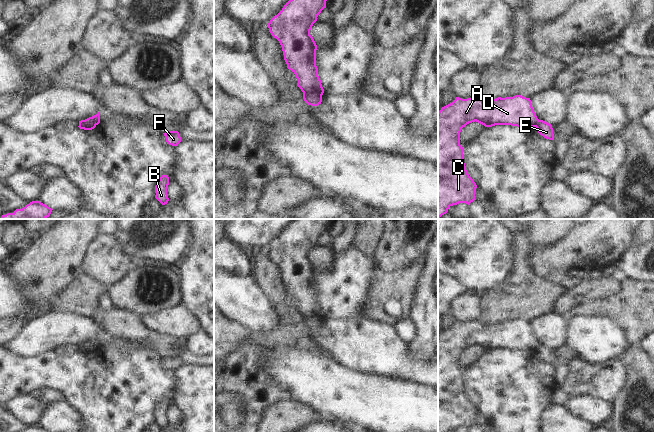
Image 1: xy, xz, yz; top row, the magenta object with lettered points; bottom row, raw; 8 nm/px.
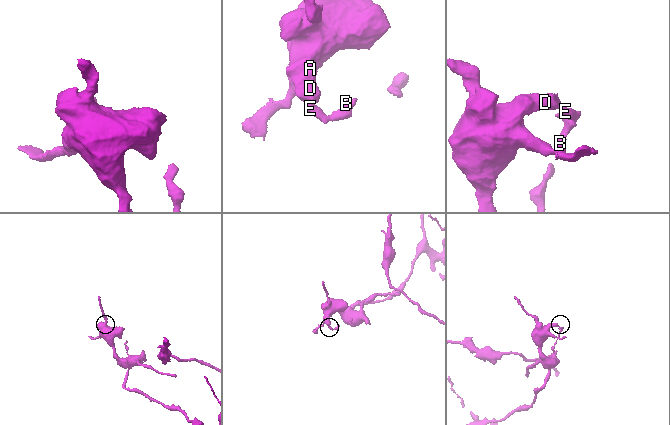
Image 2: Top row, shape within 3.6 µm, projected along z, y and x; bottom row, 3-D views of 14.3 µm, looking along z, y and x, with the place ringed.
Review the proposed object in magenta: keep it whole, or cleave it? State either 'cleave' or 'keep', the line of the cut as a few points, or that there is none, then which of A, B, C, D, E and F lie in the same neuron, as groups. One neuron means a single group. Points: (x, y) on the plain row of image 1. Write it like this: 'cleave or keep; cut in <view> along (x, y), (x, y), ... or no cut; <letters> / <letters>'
cleave; cut in xz along (303, 317), (318, 317), (321, 319); A C D / B E F

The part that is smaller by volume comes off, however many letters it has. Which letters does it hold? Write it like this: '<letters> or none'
B, E, F

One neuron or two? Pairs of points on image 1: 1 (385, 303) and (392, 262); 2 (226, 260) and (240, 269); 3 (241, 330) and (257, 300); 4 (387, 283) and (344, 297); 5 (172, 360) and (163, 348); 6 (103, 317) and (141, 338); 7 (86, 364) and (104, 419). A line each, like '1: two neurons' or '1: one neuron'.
1: two neurons
2: one neuron
3: two neurons
4: two neurons
5: two neurons
6: one neuron
7: one neuron

